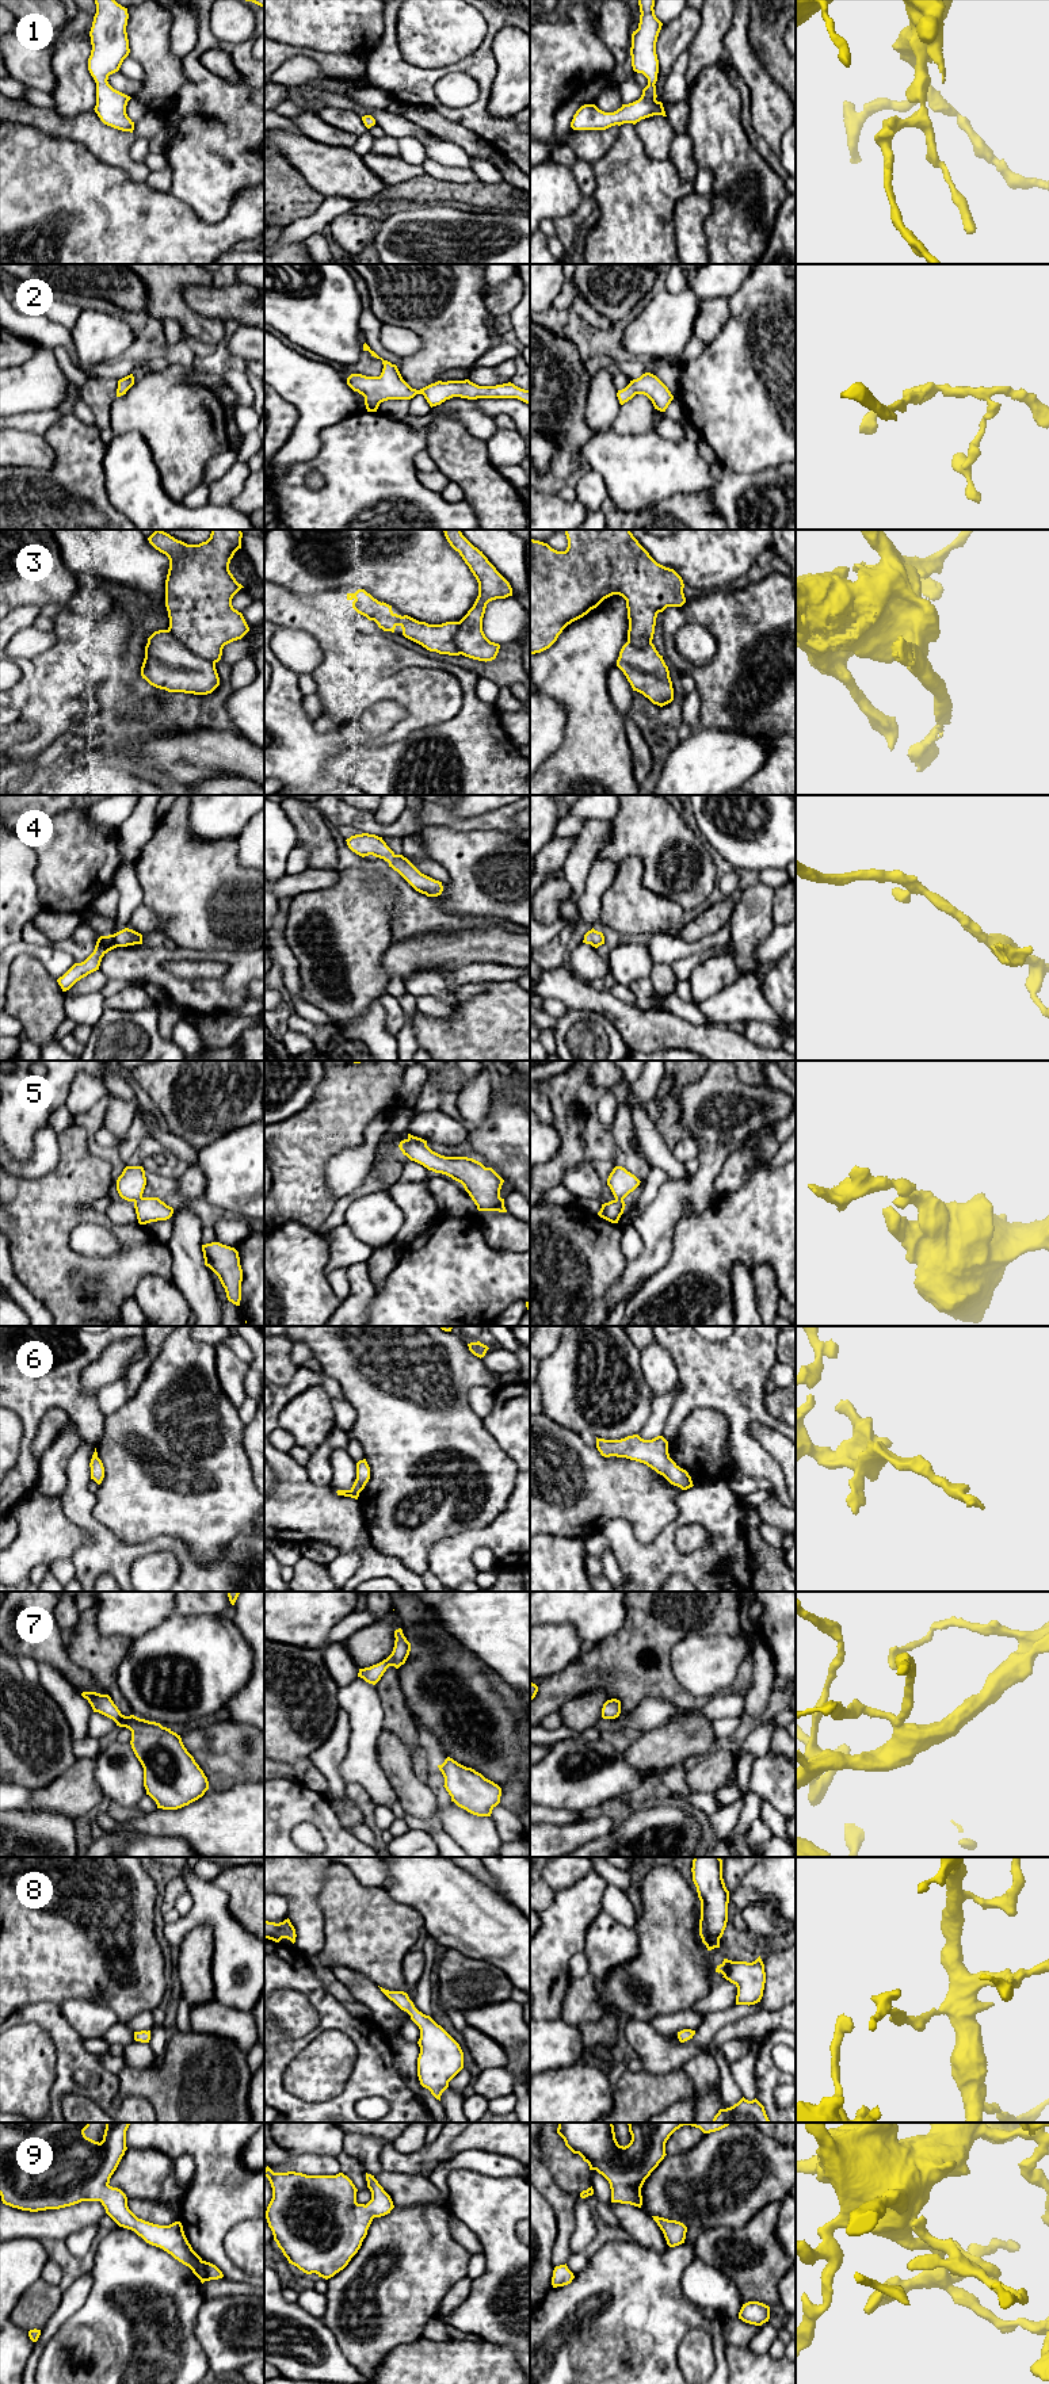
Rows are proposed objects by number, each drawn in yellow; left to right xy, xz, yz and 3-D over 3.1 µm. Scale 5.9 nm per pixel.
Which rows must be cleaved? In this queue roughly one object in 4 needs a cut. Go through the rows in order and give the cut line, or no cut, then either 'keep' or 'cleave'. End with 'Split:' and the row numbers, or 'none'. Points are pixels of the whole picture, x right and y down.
1: no cut | keep
2: no cut | keep
3: no cut | keep
4: no cut | keep
5: xy (141, 1196), (134, 1203) | cleave
6: no cut | keep
7: no cut | keep
8: no cut | keep
9: no cut | keep
Split: 5

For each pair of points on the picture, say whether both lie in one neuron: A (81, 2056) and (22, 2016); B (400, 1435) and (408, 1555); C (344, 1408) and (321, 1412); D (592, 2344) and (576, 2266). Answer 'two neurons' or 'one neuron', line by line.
A: one neuron
B: one neuron
C: two neurons
D: two neurons

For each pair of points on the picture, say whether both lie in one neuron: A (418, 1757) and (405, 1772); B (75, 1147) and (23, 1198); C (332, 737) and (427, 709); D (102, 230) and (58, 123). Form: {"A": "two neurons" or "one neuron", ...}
{"A": "two neurons", "B": "one neuron", "C": "one neuron", "D": "two neurons"}

